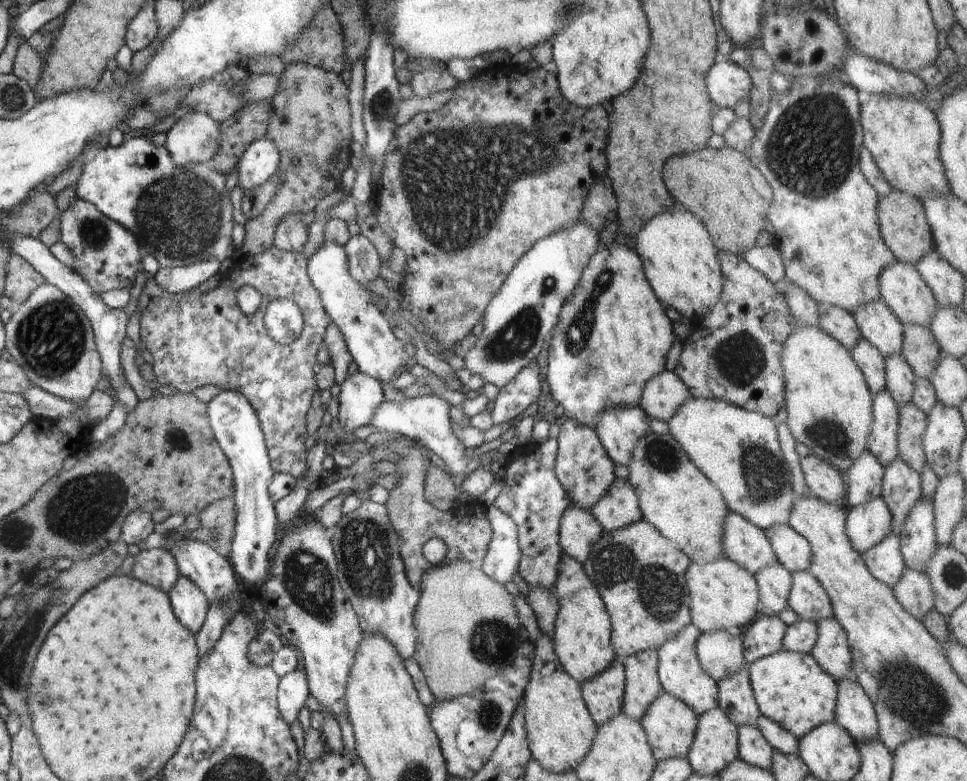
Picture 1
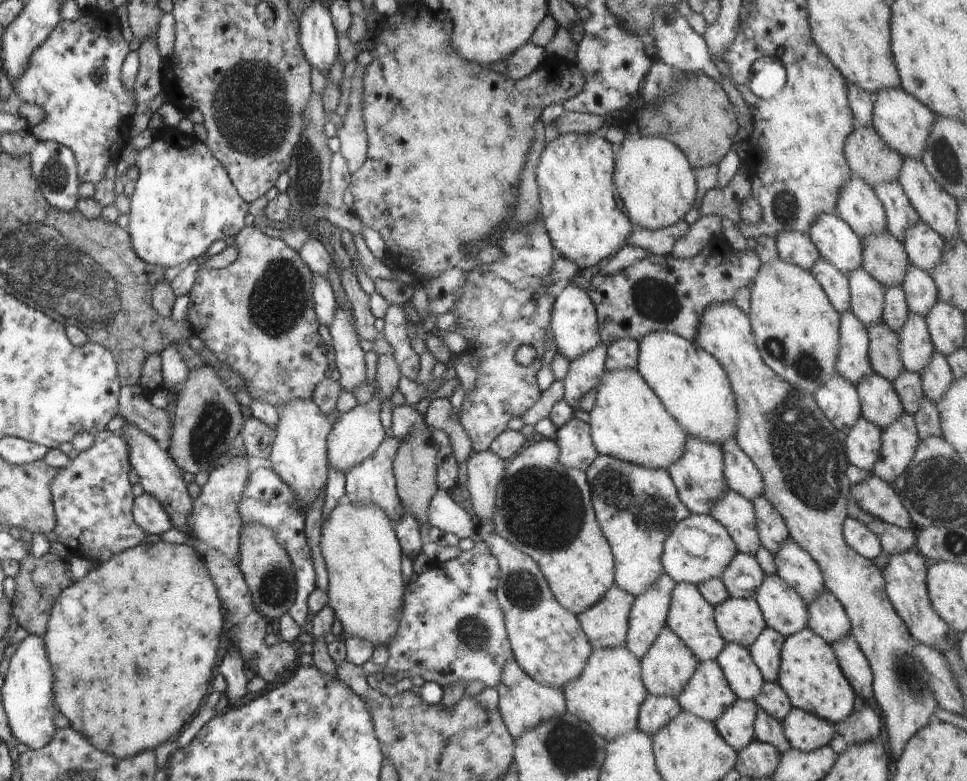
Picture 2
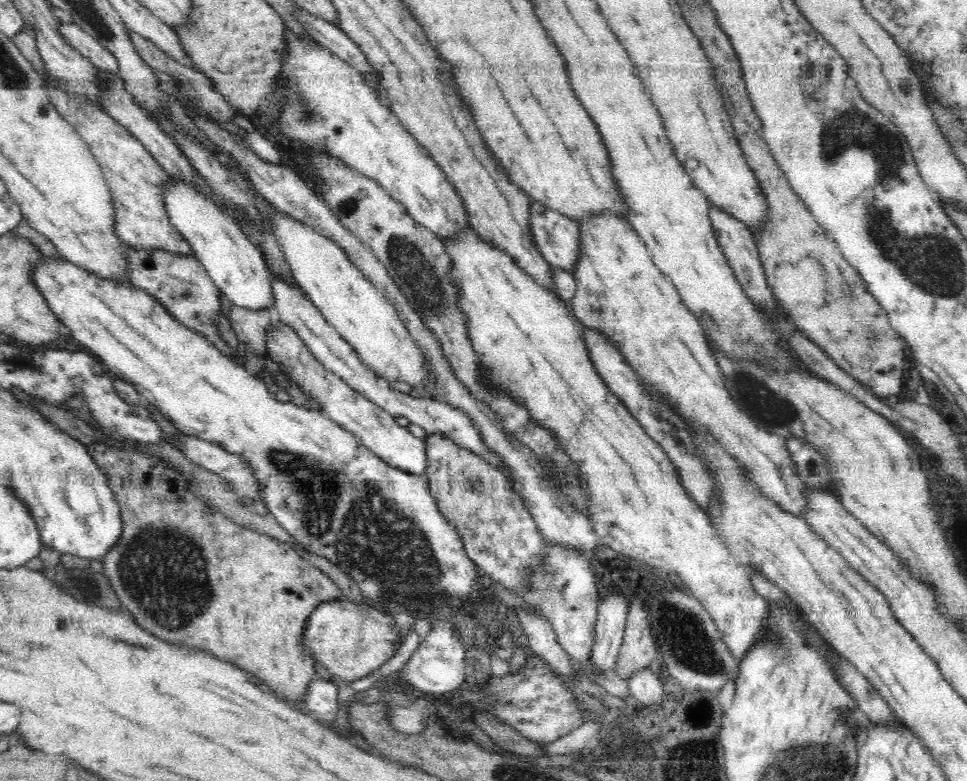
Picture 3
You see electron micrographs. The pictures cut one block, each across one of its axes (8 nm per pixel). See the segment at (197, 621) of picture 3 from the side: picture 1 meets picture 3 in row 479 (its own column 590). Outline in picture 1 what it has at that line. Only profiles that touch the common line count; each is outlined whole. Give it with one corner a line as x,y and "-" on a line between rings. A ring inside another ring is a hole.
532,64
524,67
522,84
520,69
512,70
506,76
496,77
494,80
485,79
485,75
481,75
481,77
477,75
466,82
459,82
454,88
452,98
440,110
418,112
408,124
396,127
392,142
390,142
388,152
386,152
381,178
378,180
382,186
380,202
373,213
380,228
392,240
394,247
398,246
406,256
403,282
400,289
404,294
404,299
407,299
408,304
410,304
409,310
412,316
424,326
424,332
432,338
430,343
440,342
444,353
457,353
457,345
472,332
474,325
482,320
488,302
496,296
508,273
534,246
534,243
541,238
560,232
561,228
572,228
581,219
581,211
588,194
588,188
604,178
607,171
606,136
610,124
610,115
607,114
602,105
594,108
582,108
570,104
560,92
557,75
552,67
540,67

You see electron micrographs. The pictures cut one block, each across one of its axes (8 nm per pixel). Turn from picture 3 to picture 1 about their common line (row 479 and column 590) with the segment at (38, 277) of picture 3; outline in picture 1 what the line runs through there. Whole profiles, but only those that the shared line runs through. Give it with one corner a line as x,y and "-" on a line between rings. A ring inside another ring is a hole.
615,243
607,248
596,251
596,254
588,260
588,264
586,264
584,272
582,272
582,276
580,277
580,282
578,283
578,286
574,288
572,296
562,305
559,312
558,324
553,328
551,338
548,340
550,343
548,371
545,376
547,377
546,380
548,381
554,400
556,400
563,409
563,418
574,418
574,420
578,420
578,422
594,429
598,424
598,420
600,420
600,414
602,414
606,408
615,406
622,408
640,407
644,386
646,386
648,380
653,376
659,375
661,372
665,371
666,354
674,343
675,334
672,332
672,322
666,315
665,309
666,307
654,294
654,291
644,274
642,261
636,254
636,251
633,251
626,245
617,246

